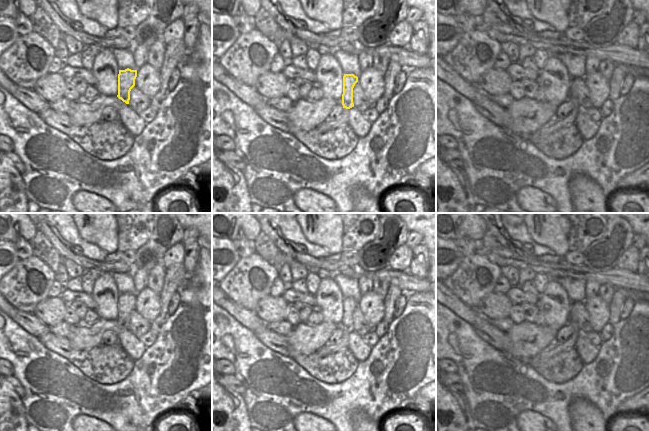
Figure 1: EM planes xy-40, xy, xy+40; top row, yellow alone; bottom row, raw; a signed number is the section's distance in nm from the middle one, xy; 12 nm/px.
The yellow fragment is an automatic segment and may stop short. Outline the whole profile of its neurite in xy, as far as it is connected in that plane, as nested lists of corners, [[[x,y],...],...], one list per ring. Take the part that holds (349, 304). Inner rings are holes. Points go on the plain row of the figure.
[[[344,298],[343,300],[343,318],[342,318],[342,329],[343,337],[337,344],[326,344],[320,348],[316,353],[318,356],[328,356],[347,348],[349,345],[349,333],[354,331],[353,327],[353,312],[358,306],[358,301],[354,298]]]

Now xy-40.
[[[129,292],[125,294],[119,294],[117,321],[126,328],[129,328],[130,315],[135,310],[136,301],[137,294],[131,294]]]

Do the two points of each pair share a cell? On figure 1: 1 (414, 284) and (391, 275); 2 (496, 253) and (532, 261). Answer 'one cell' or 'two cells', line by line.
1: one cell
2: one cell

